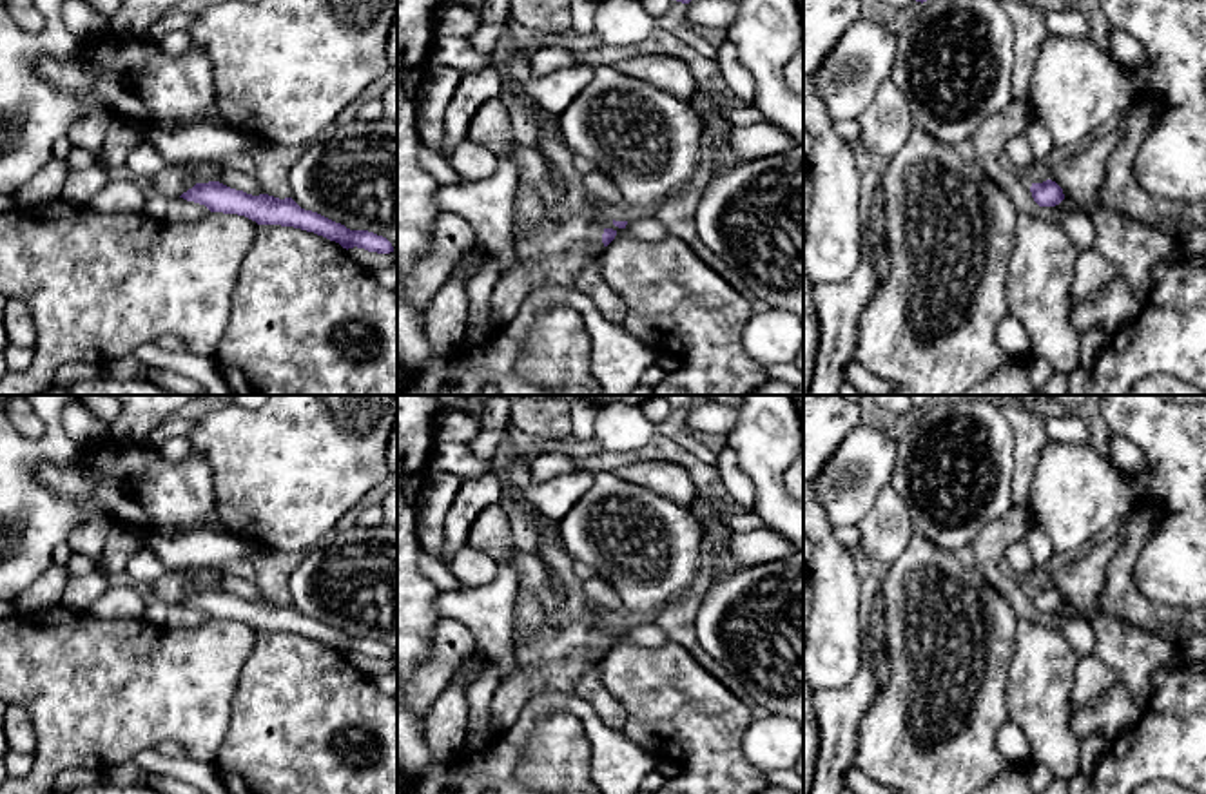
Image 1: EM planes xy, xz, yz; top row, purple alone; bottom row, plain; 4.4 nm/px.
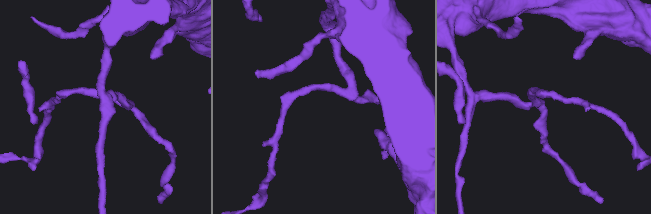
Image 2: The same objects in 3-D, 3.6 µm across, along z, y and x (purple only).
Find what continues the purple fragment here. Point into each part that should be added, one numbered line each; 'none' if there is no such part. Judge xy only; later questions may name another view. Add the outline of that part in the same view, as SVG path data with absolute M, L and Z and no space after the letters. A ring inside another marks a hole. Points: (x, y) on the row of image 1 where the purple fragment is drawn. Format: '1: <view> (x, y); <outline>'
none

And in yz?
none

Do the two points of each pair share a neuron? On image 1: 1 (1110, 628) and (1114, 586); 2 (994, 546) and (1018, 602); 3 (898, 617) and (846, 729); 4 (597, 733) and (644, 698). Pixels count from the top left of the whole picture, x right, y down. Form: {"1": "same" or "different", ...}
{"1": "different", "2": "same", "3": "different", "4": "different"}

